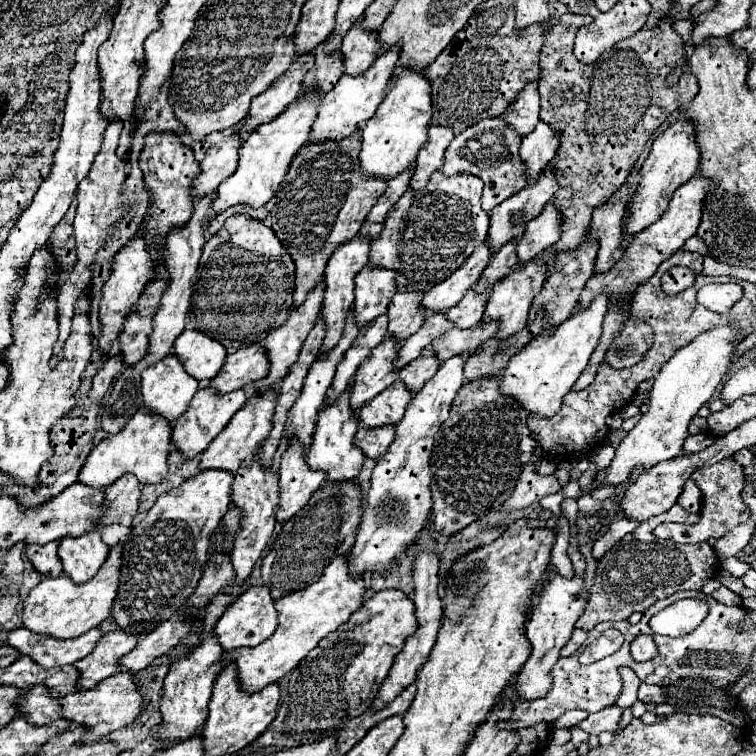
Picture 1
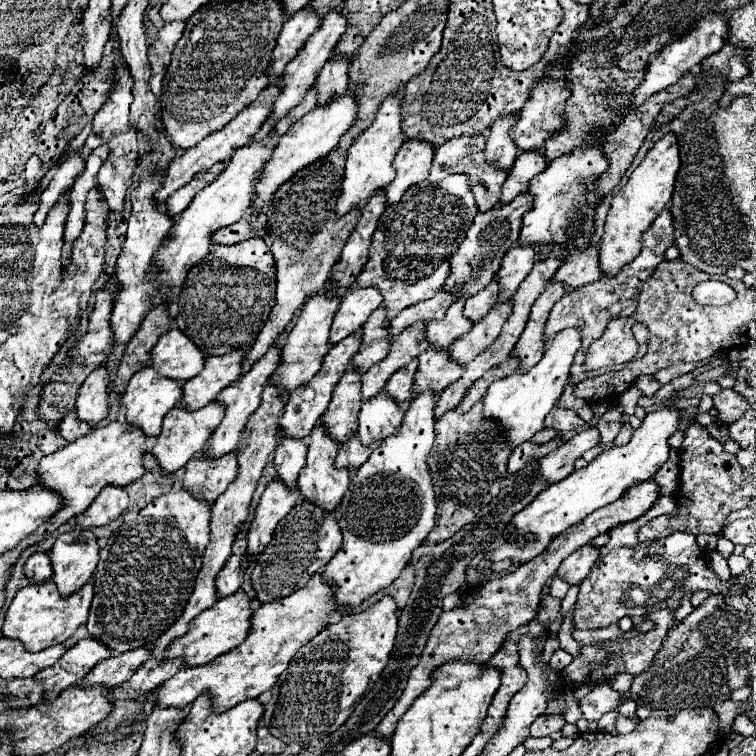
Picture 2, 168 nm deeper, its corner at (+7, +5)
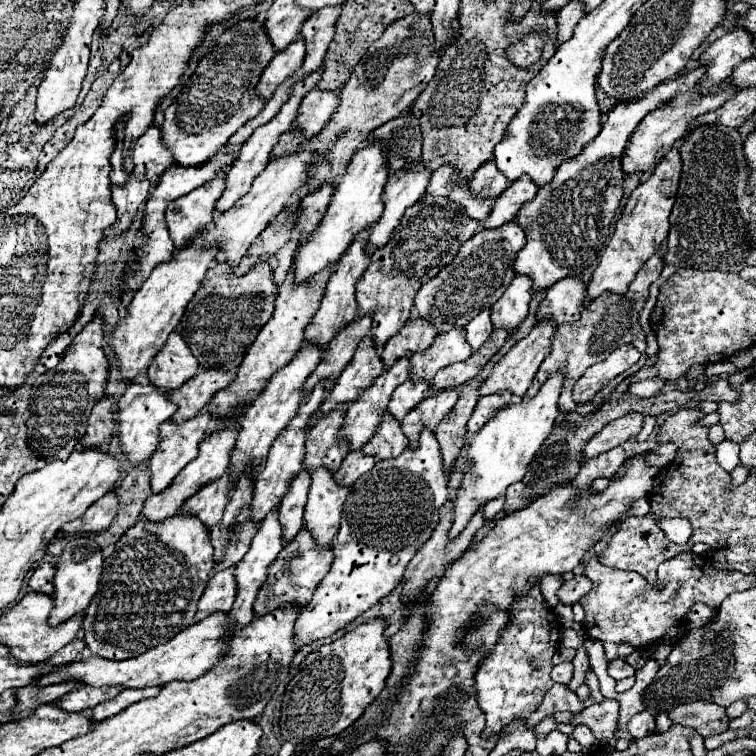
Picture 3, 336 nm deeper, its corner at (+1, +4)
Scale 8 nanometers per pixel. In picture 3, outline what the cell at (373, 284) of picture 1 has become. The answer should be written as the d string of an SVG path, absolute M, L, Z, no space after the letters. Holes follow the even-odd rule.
M361 317L361 319L355 319L353 325L349 325L349 329L345 329L345 333L341 333L341 337L337 337L337 341L333 341L333 349L329 349L329 353L323 353L321 363L311 373L311 377L305 381L305 385L303 385L305 397L309 397L321 381L337 379L337 375L343 371L343 367L351 361L359 341L369 335L369 329L371 329L369 317Z

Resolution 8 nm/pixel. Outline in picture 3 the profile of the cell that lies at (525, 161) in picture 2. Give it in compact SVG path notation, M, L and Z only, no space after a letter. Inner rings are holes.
M521 177L521 181L515 181L497 197L497 203L493 205L487 219L479 221L479 227L497 229L497 227L513 221L517 217L519 209L523 207L523 203L531 201L535 197L535 193L537 193L537 187L533 185L533 181L529 181L529 177Z

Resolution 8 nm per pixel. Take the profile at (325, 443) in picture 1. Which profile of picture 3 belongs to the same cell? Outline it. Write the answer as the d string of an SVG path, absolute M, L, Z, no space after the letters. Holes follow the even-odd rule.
M317 469L311 473L309 499L305 505L305 527L317 543L317 549L325 549L333 543L339 531L343 503L349 487L341 487L333 481L333 473Z

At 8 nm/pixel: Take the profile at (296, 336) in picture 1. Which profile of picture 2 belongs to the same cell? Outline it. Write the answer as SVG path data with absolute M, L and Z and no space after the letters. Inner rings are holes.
M287 330L279 336L277 344L273 344L271 350L269 350L265 356L261 356L261 360L257 360L257 362L251 366L251 370L249 370L243 378L239 378L239 380L233 382L231 386L227 386L227 388L217 396L217 400L219 400L227 410L225 410L223 422L215 428L215 432L213 432L211 438L209 438L209 444L207 444L207 450L205 450L207 456L219 458L219 456L223 456L223 454L227 454L227 452L231 452L231 450L235 450L235 446L237 446L237 442L239 442L239 438L241 438L241 434L243 434L243 428L245 428L245 424L247 424L247 418L249 418L249 416L259 408L259 404L261 404L261 392L263 392L265 382L269 380L269 376L271 376L271 374L277 370L277 366L281 364L281 344L283 344L285 338L287 338Z

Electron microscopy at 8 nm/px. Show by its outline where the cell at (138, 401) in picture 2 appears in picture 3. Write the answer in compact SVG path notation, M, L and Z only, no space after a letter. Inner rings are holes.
M131 383L127 387L123 397L117 401L117 425L119 425L117 435L119 435L119 447L127 455L127 461L131 465L141 465L153 455L159 443L159 425L169 421L175 411L177 411L177 405L173 405L167 399L167 395L155 385Z

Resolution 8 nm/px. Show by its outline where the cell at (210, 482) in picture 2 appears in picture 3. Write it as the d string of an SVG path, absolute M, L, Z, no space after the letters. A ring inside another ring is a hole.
M223 475L217 481L199 489L193 497L189 497L183 503L181 513L195 515L211 531L211 527L217 525L217 521L221 521L223 517L223 509L229 503L229 491L231 491L231 477Z

